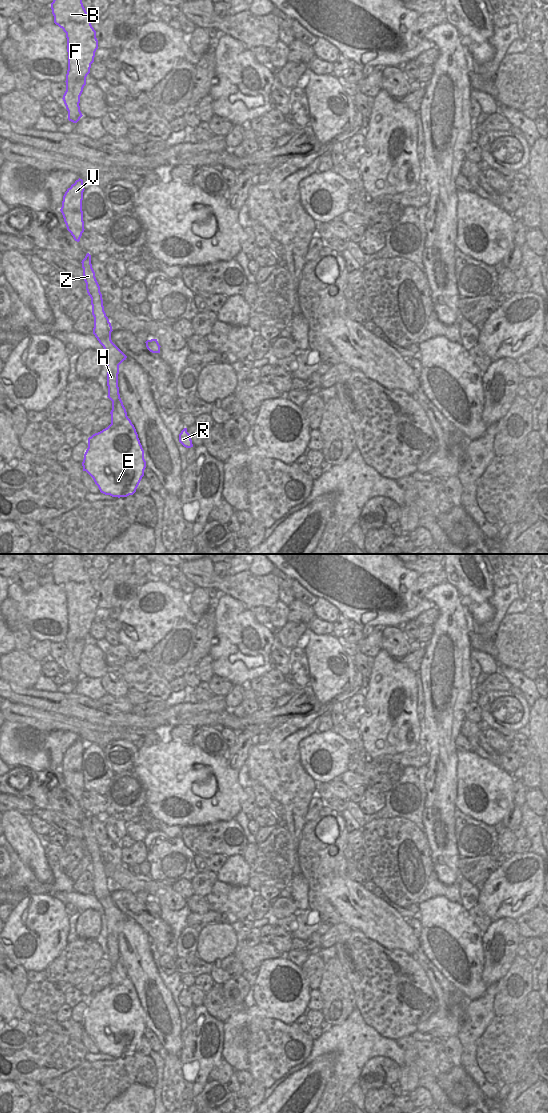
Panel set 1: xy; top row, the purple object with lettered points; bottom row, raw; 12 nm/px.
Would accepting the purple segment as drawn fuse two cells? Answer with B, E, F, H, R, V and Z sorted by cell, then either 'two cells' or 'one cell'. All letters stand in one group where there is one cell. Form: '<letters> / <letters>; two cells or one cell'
B F V Z / E H R; two cells

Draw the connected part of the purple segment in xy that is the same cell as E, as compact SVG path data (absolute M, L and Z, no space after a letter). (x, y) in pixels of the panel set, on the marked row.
M102 333L93 334L103 346L107 362L111 424L88 438L83 471L93 478L101 493L127 497L136 492L146 468L144 450L119 394L119 365L127 356Z

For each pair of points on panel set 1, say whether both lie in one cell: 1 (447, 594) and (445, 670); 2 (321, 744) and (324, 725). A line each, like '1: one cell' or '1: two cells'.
1: one cell
2: two cells

